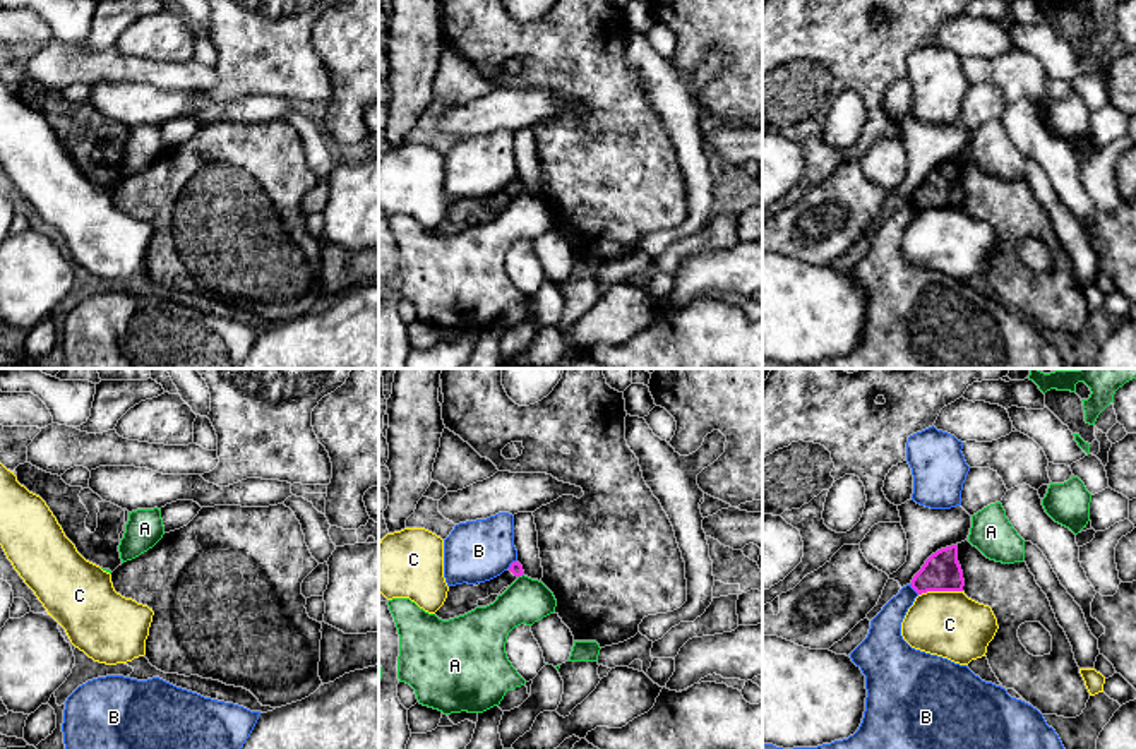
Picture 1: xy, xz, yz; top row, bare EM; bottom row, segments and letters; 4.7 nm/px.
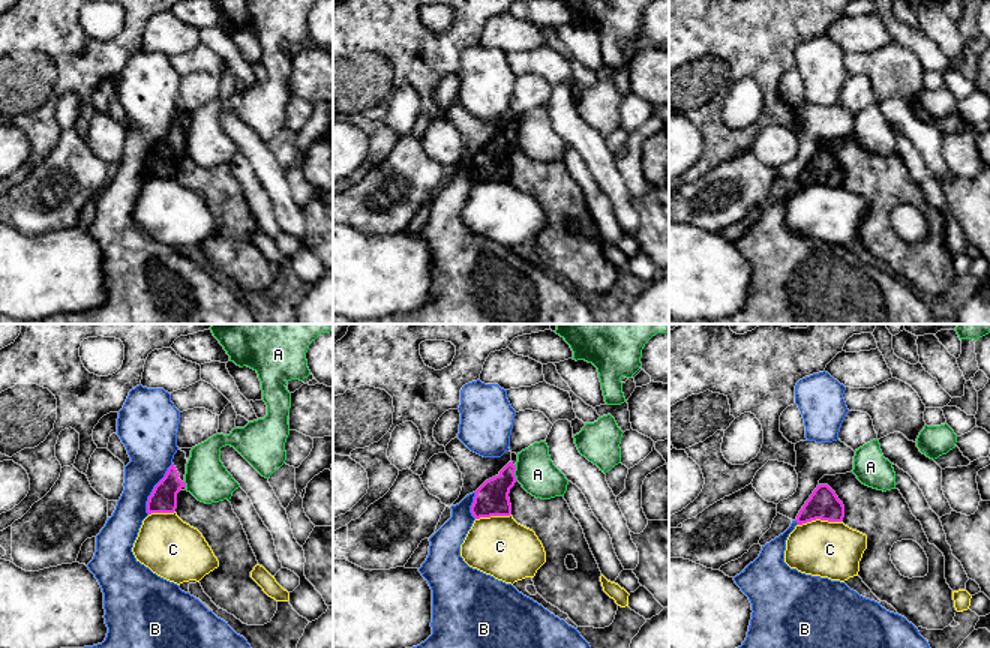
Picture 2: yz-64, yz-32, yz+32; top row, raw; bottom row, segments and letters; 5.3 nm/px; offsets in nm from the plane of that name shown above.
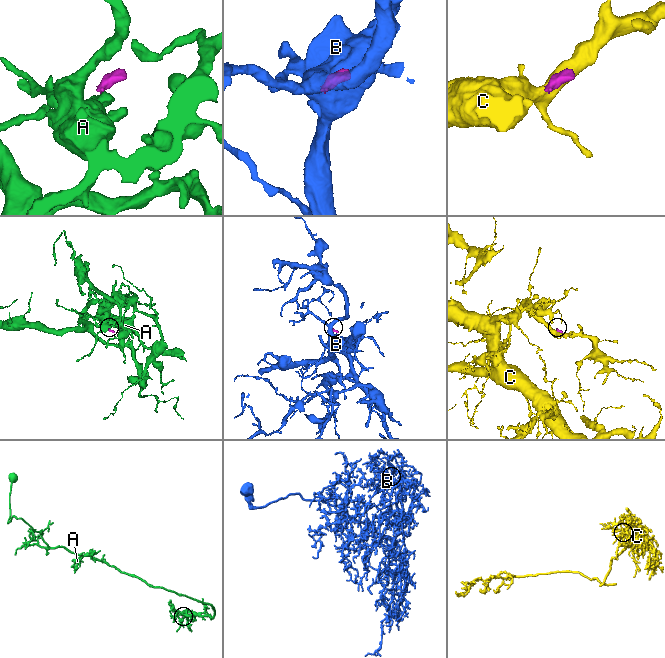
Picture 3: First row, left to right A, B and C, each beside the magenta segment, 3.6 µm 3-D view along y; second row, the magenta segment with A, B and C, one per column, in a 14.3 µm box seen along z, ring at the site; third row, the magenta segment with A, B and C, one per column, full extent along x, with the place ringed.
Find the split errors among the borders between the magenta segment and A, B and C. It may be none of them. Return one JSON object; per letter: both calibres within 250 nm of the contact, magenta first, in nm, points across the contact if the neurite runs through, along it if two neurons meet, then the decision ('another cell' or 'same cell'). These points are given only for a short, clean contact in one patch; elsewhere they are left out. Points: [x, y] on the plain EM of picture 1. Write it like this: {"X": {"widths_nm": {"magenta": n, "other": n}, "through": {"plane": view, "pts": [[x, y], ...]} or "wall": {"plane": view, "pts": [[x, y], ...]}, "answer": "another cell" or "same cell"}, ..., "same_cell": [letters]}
{"A": {"widths_nm": {"magenta": 60, "other": 220}, "wall": {"plane": "xz", "pts": [[523, 189], [518, 194]]}, "answer": "another cell"}, "B": {"widths_nm": {"magenta": 180, "other": 150}, "wall": {"plane": "yz", "pts": [[910, 199], [919, 209]]}, "answer": "another cell"}, "C": {"widths_nm": {"magenta": 180, "other": 320}, "answer": "another cell"}, "same_cell": []}

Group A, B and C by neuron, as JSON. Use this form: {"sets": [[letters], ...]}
{"sets": [["A"], ["B"], ["C"]]}

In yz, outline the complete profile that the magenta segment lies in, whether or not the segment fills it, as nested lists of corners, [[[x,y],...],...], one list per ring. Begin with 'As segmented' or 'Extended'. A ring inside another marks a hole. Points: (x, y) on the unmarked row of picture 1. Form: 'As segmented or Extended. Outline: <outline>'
As segmented. Outline: [[[958,161],[932,170],[910,201],[918,211],[927,207],[963,207],[965,195],[958,178]]]

